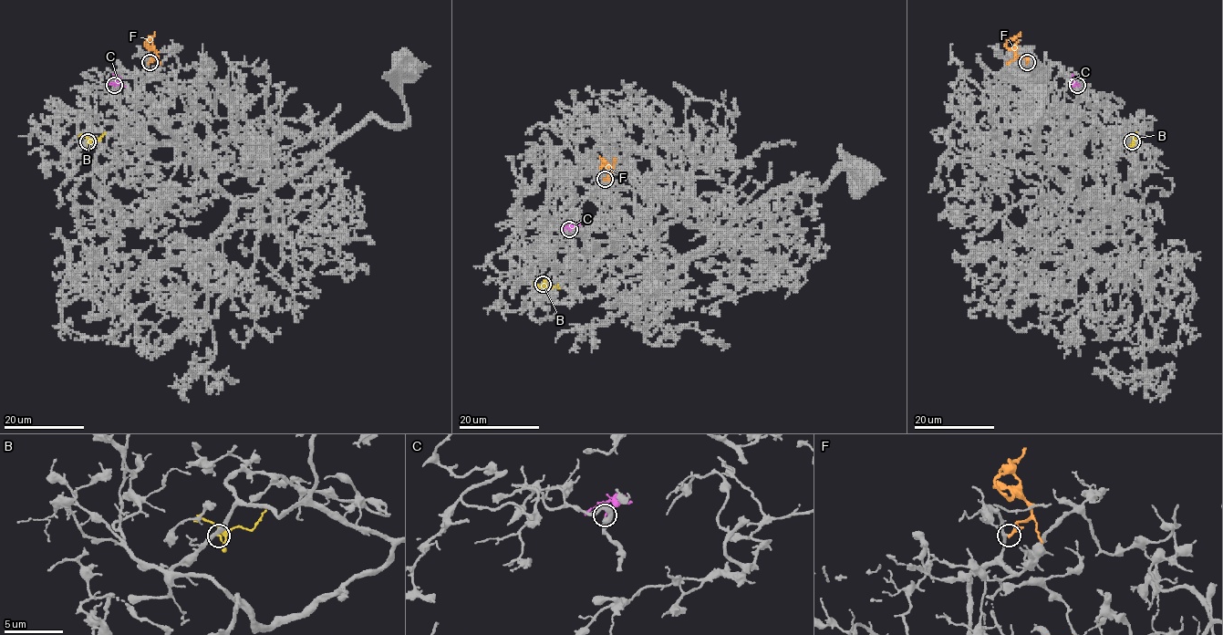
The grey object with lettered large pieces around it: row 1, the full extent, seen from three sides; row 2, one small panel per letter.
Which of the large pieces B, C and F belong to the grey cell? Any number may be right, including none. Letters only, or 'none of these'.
C

